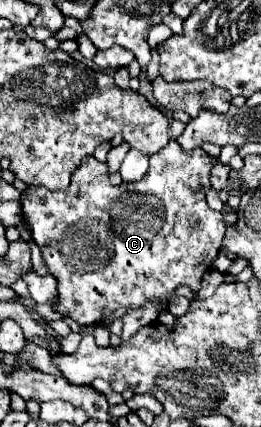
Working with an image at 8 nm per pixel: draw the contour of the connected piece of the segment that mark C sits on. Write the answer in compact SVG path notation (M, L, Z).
M169 140L151 160L143 180L111 186L107 164L95 156L87 156L71 176L67 190L29 186L21 194L22 218L31 228L31 238L41 248L47 272L57 280L57 302L53 310L73 318L77 324L97 324L121 308L135 310L147 300L171 296L187 278L201 278L211 268L225 230L237 220L235 214L229 218L223 212L213 212L205 202L205 192L211 186L209 172L217 162L215 156L201 148L183 152L177 140Z

